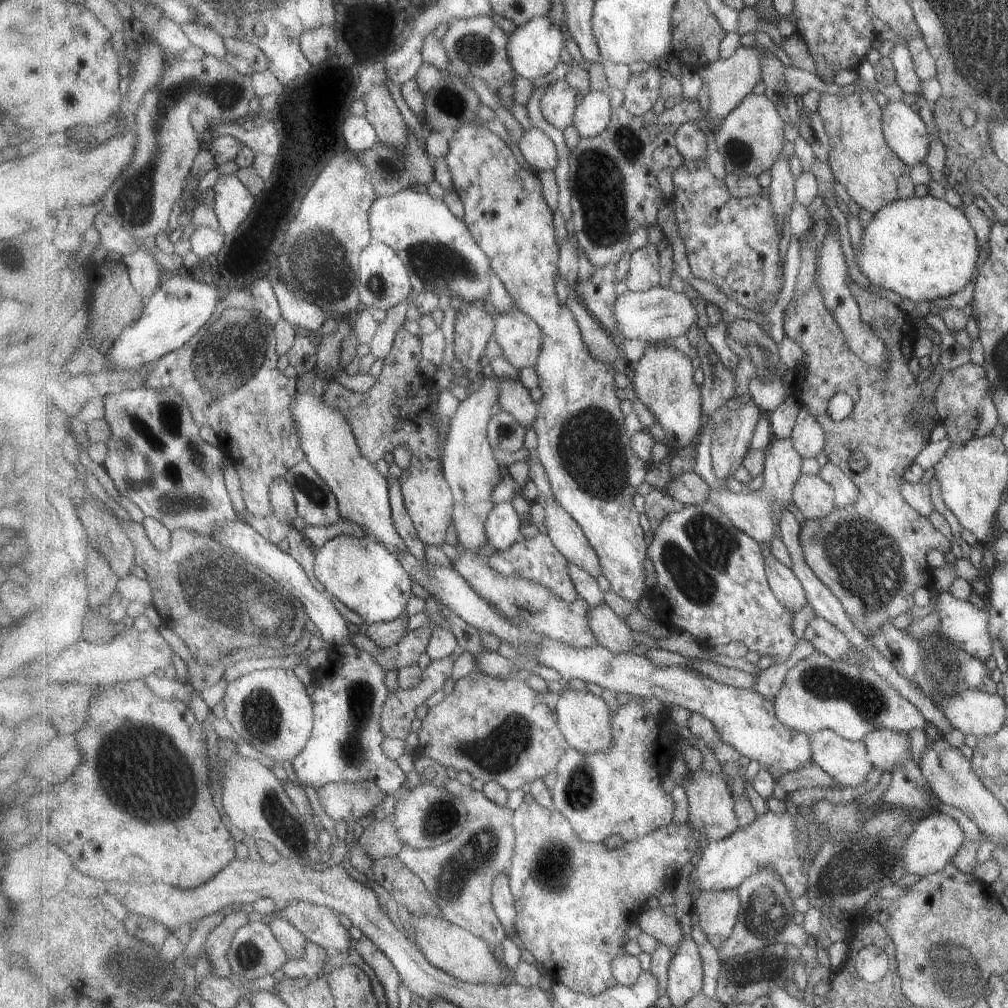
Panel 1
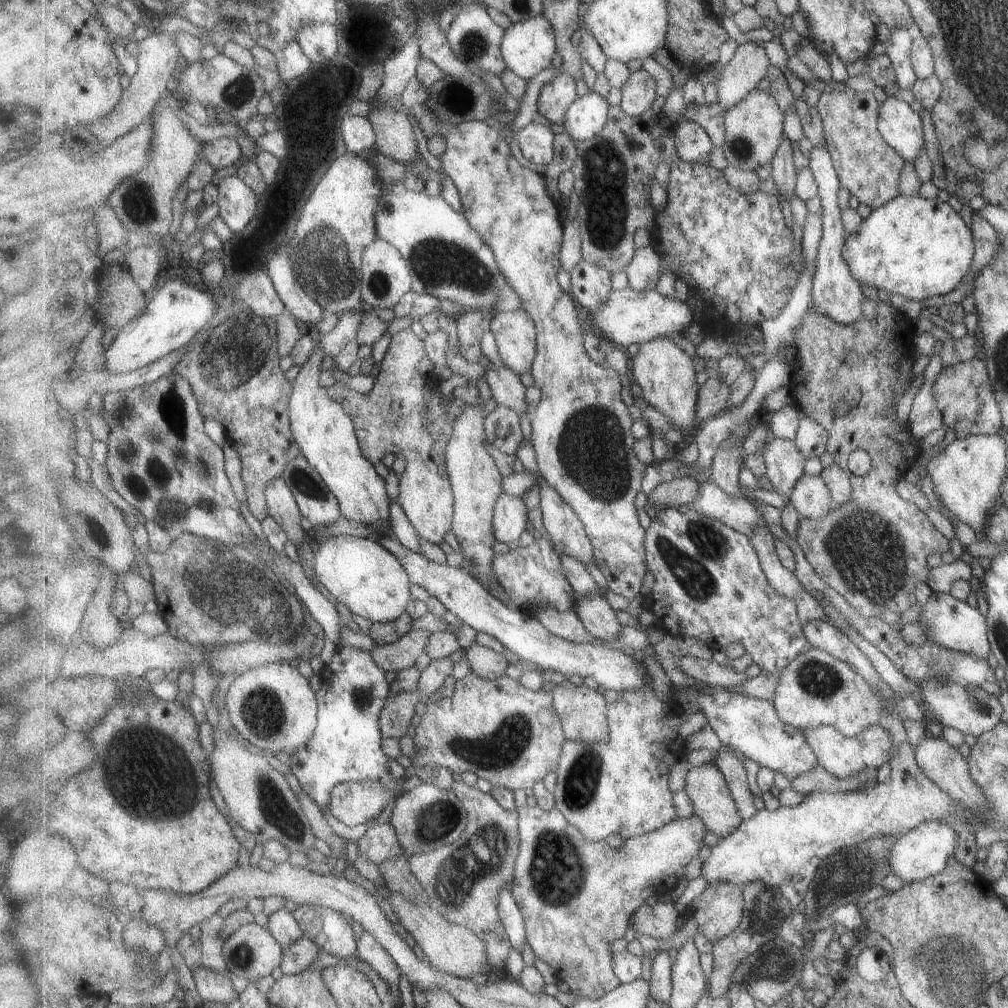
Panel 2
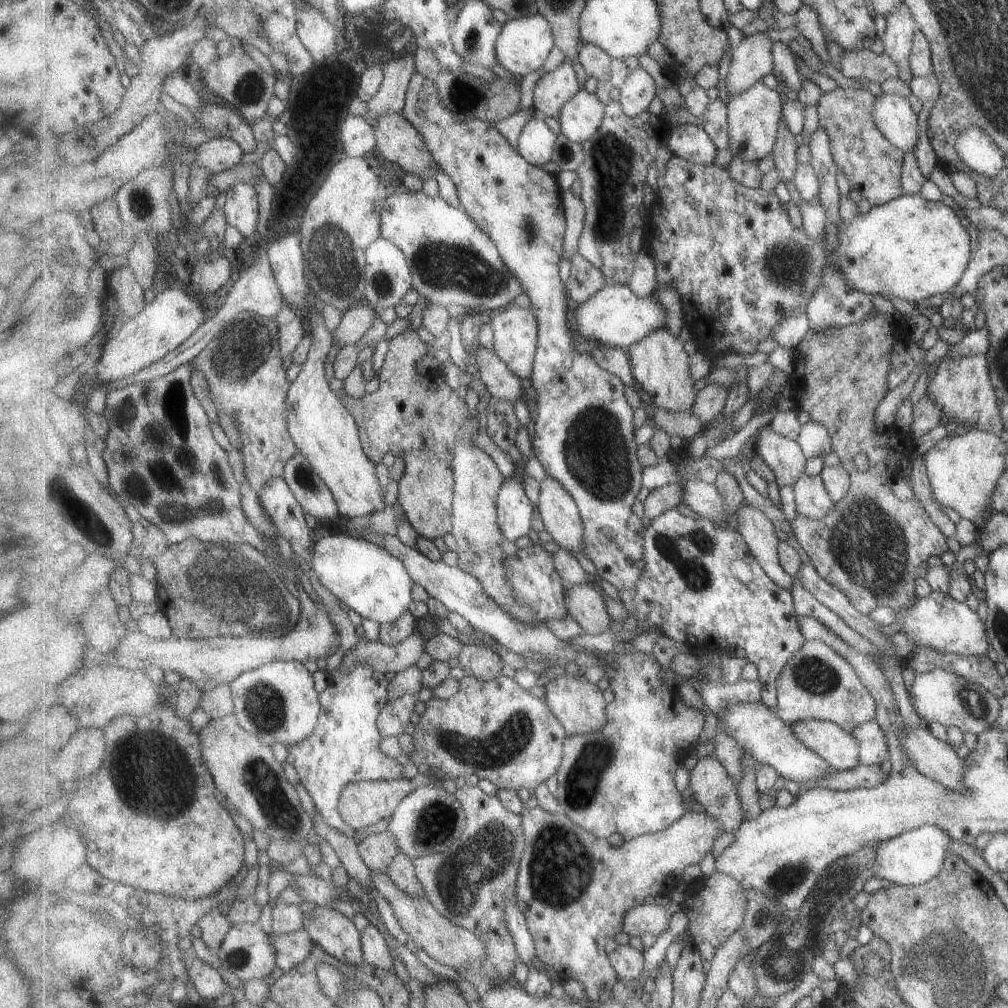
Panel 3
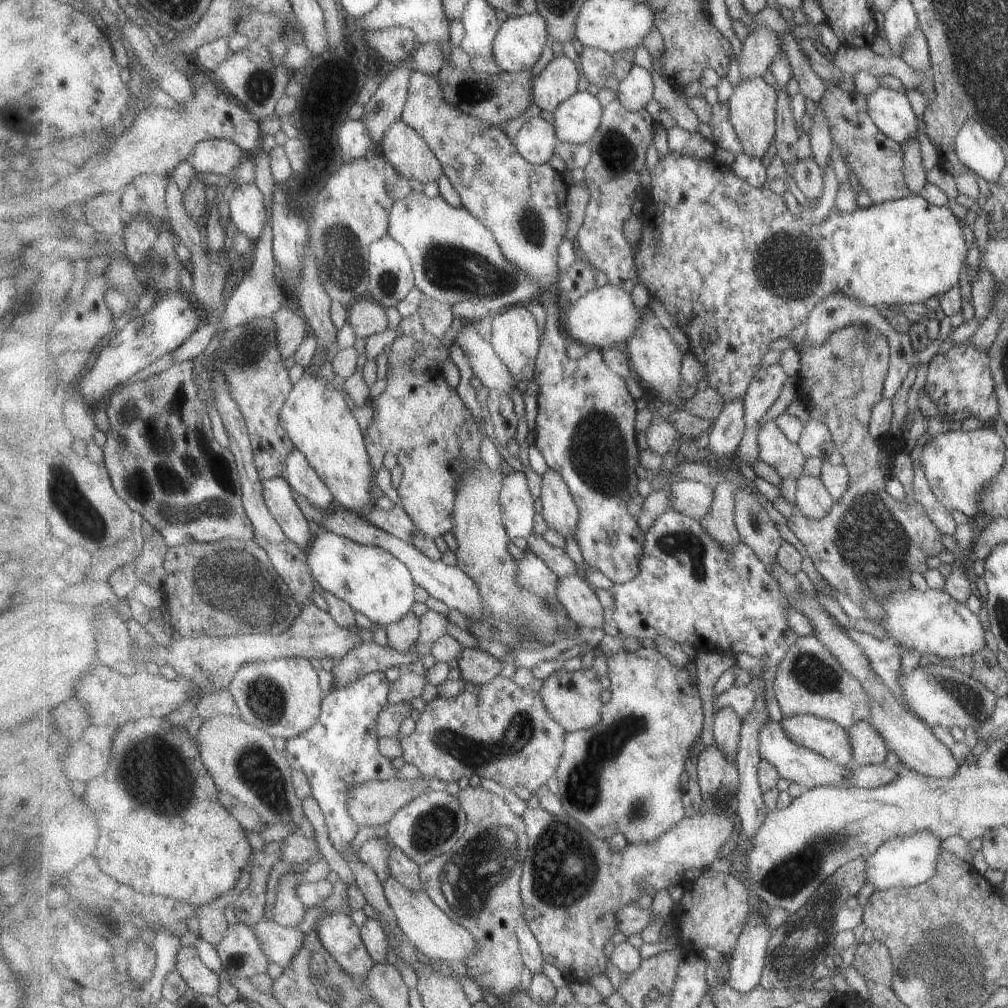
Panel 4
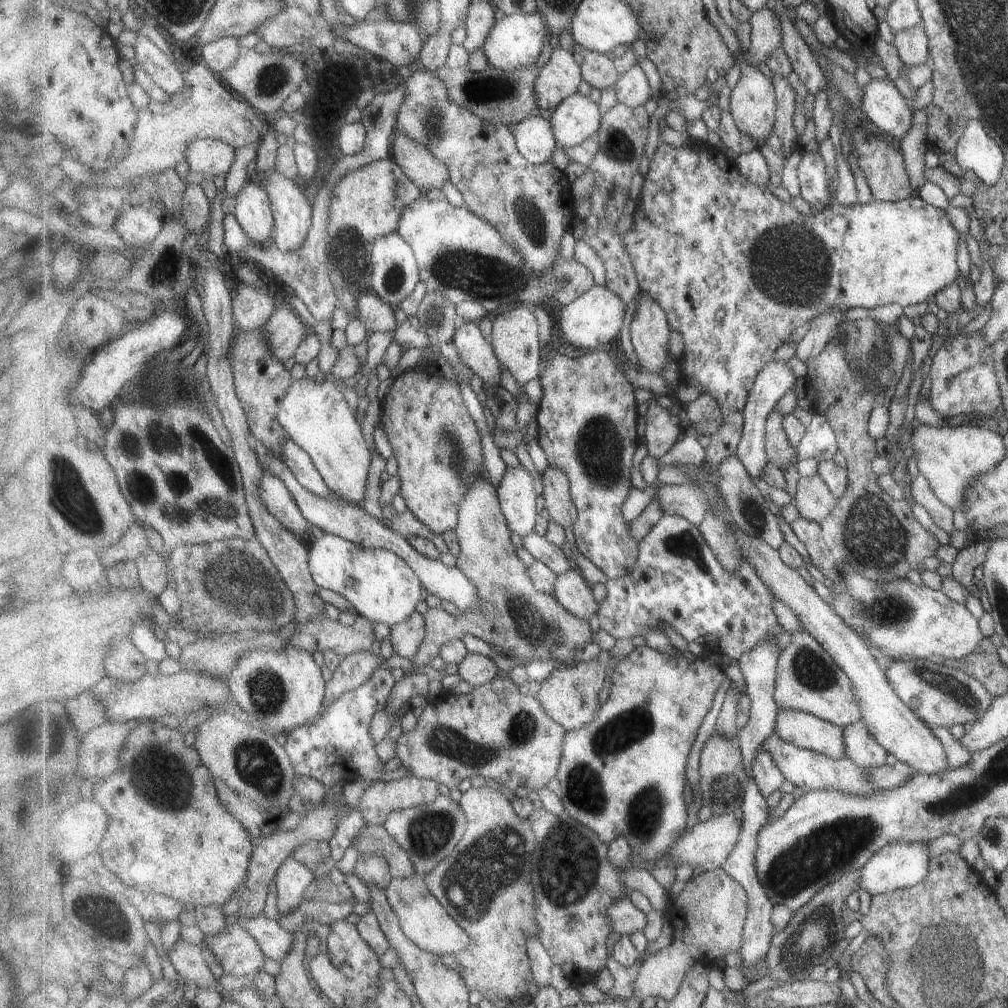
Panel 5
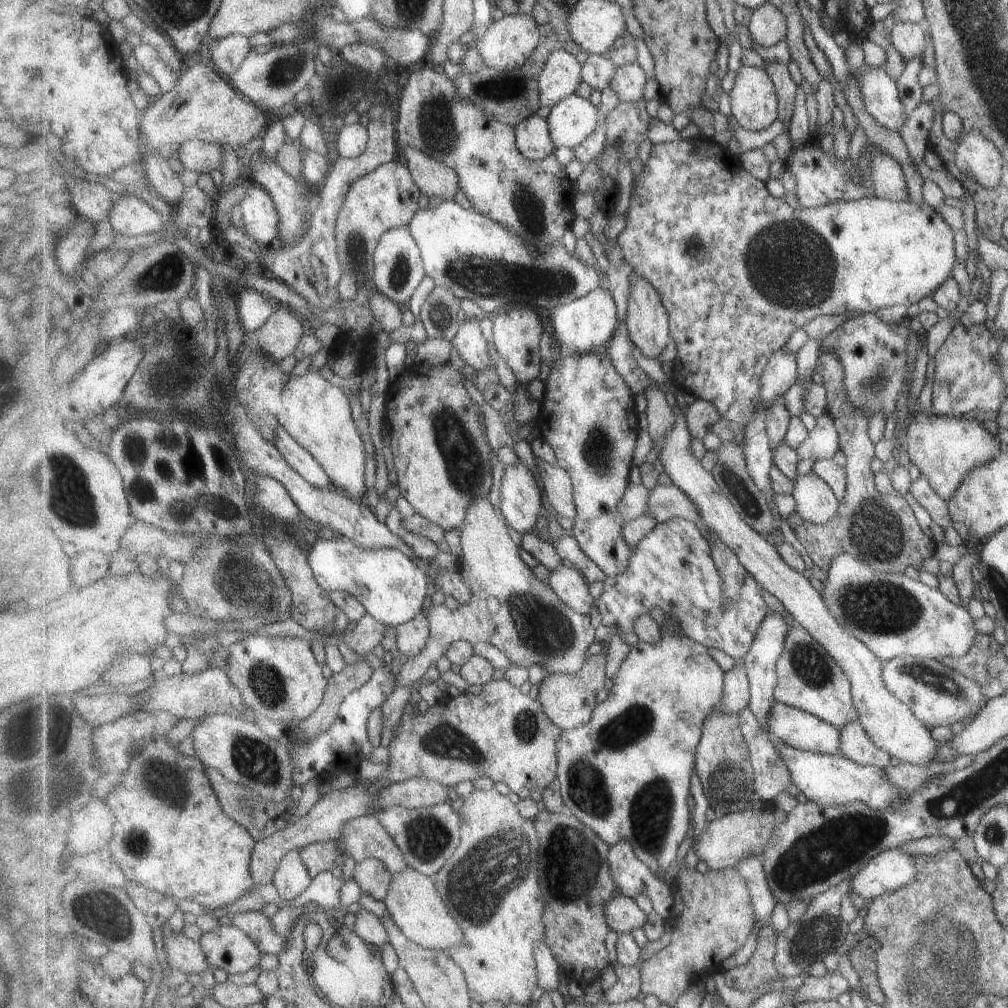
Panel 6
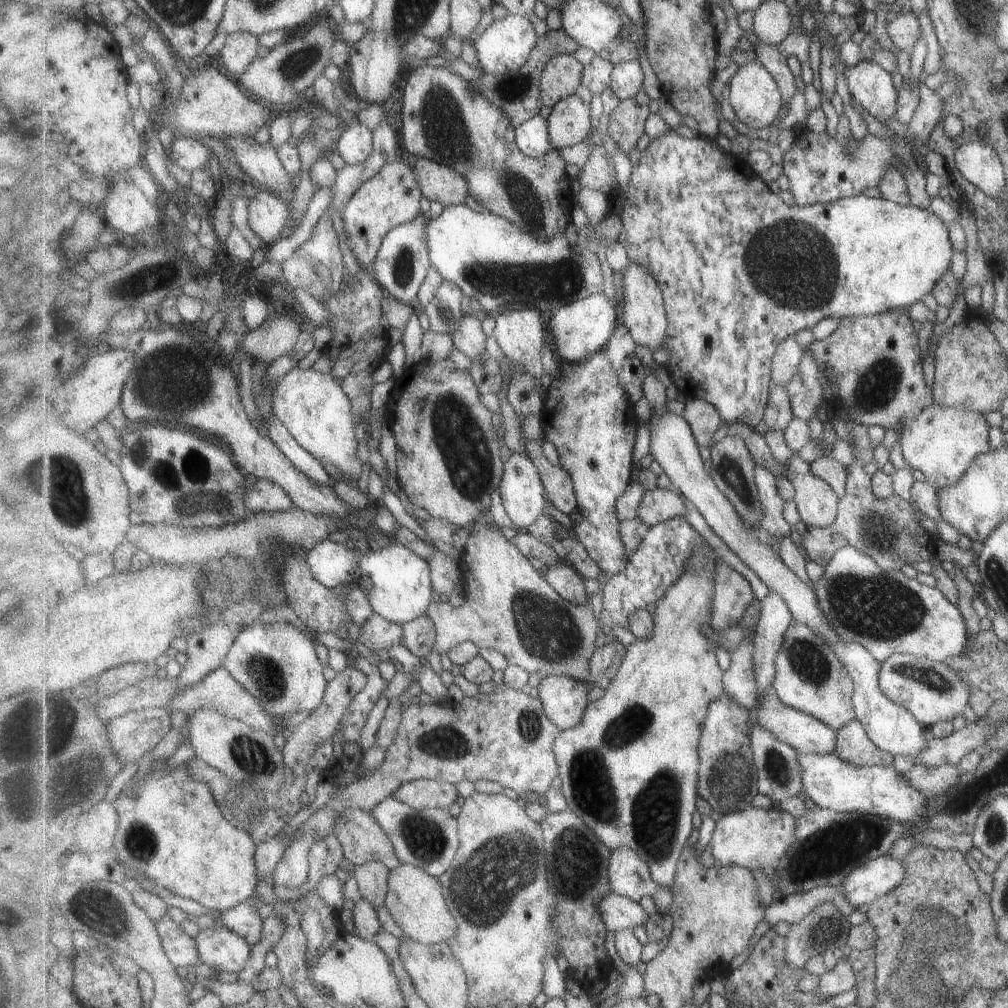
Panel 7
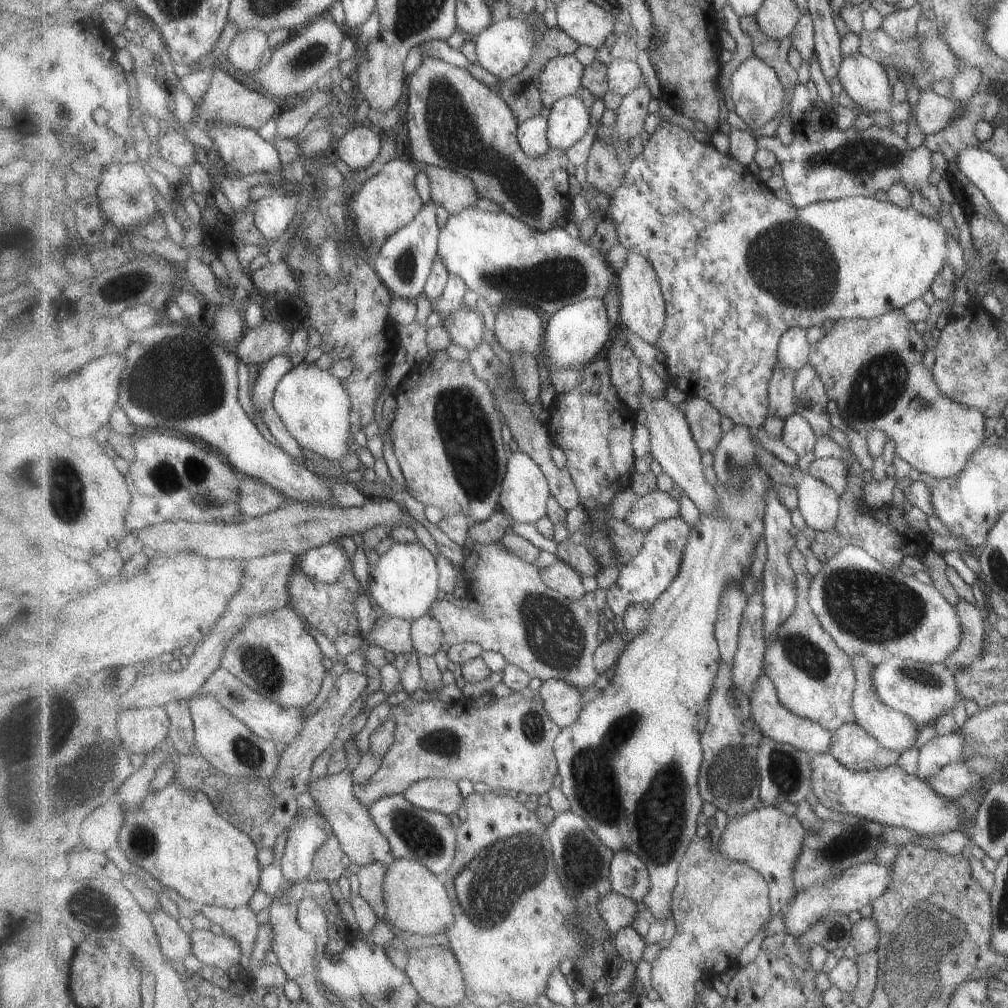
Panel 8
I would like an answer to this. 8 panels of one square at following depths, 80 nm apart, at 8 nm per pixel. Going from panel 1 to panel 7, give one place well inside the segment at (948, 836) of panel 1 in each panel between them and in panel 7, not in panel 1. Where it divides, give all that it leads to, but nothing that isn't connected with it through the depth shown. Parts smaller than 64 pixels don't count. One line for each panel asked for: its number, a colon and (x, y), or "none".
2: (923, 852)
3: (912, 858)
4: (904, 861)
5: (897, 865)
6: (887, 872)
7: (875, 878)

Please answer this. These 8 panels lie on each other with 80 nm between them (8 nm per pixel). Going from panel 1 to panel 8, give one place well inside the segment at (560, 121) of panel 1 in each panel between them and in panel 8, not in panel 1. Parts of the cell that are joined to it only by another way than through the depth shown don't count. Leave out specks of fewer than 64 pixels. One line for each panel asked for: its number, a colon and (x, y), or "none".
2: (554, 99)
3: (553, 89)
4: (559, 80)
5: (560, 77)
6: (562, 74)
7: (563, 74)
8: (562, 76)

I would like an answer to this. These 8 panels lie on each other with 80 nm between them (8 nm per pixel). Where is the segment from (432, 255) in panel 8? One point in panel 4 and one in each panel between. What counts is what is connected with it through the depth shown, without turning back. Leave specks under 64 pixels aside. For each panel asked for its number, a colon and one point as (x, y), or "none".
4: (391, 274)
5: (395, 270)
6: (399, 270)
7: (403, 263)

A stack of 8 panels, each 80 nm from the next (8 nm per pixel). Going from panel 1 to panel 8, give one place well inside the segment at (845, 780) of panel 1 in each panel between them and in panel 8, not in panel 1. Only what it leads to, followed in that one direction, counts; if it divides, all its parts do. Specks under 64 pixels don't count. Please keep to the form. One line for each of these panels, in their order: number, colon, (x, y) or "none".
2: (843, 756)
3: (838, 747)
4: (826, 737)
5: (806, 730)
6: (798, 728)
7: (807, 734)
8: (776, 722)

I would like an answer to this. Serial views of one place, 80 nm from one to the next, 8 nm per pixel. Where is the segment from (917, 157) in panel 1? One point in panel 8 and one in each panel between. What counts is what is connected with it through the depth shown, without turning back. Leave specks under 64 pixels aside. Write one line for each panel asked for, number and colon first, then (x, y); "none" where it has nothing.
2: (900, 125)
3: (894, 117)
4: (891, 111)
5: (884, 105)
6: (879, 91)
7: (871, 86)
8: (864, 80)

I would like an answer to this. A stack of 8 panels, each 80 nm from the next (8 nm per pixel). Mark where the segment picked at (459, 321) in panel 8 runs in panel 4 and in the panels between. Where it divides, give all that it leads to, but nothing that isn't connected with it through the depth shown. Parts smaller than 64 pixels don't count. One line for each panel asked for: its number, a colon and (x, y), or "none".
4: (485, 362)
5: (477, 353)
6: (469, 342)
7: (469, 338)

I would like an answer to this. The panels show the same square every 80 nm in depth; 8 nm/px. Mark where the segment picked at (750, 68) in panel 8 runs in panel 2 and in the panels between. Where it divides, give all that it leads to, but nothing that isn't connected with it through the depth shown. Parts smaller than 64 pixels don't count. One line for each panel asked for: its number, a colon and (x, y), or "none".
2: (754, 127)
3: (754, 116)
4: (753, 103)
5: (753, 101)
6: (755, 104)
7: (755, 95)

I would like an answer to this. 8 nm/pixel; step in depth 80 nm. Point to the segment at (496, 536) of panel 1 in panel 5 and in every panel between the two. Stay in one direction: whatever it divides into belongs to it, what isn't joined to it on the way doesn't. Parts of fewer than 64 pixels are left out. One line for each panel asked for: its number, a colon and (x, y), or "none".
2: (511, 518)
3: (515, 511)
4: (519, 508)
5: (520, 503)

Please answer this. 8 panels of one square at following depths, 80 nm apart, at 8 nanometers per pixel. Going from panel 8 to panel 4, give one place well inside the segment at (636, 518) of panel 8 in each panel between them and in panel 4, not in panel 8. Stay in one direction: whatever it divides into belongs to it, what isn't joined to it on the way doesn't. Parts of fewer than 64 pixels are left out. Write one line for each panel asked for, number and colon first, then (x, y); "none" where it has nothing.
4: (689, 497)
5: (688, 500)
6: (665, 502)
7: (658, 505)

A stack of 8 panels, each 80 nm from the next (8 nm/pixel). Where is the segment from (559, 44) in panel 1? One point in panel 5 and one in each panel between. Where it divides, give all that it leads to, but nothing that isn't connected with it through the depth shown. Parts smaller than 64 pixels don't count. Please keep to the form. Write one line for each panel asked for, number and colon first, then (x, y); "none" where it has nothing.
2: (529, 46)
3: (523, 46)
4: (518, 45)
5: (516, 41)

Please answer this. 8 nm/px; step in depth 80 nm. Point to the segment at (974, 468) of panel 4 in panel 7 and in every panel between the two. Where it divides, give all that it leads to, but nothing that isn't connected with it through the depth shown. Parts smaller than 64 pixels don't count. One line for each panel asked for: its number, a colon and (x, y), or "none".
5: (951, 457)
6: (945, 448)
7: (877, 370)

